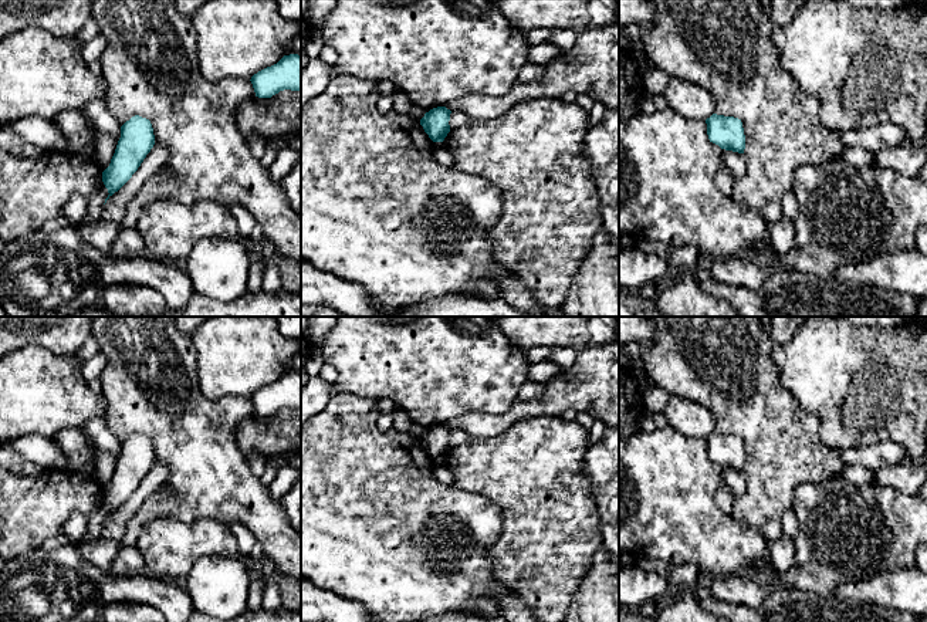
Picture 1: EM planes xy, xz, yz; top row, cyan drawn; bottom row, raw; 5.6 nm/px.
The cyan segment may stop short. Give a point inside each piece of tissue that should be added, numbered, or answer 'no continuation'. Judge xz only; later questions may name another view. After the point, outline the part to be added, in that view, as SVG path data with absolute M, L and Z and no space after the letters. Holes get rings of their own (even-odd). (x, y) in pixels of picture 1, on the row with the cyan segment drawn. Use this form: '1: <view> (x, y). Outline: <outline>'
no continuation

